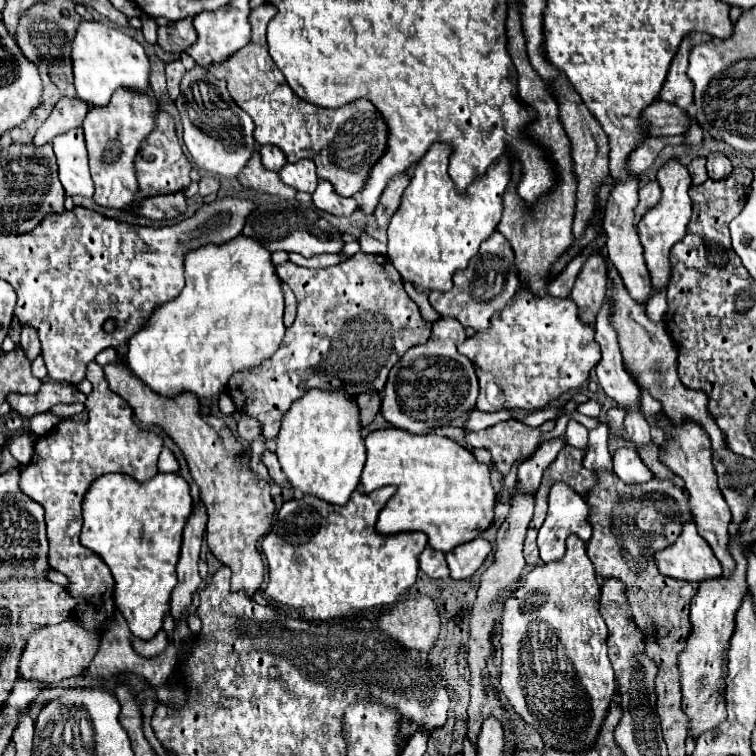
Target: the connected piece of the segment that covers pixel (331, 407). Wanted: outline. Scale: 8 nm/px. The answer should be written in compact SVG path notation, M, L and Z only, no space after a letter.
M308 390L282 418L276 446L278 462L296 494L314 494L330 504L346 504L360 484L366 462L356 398L342 390Z

